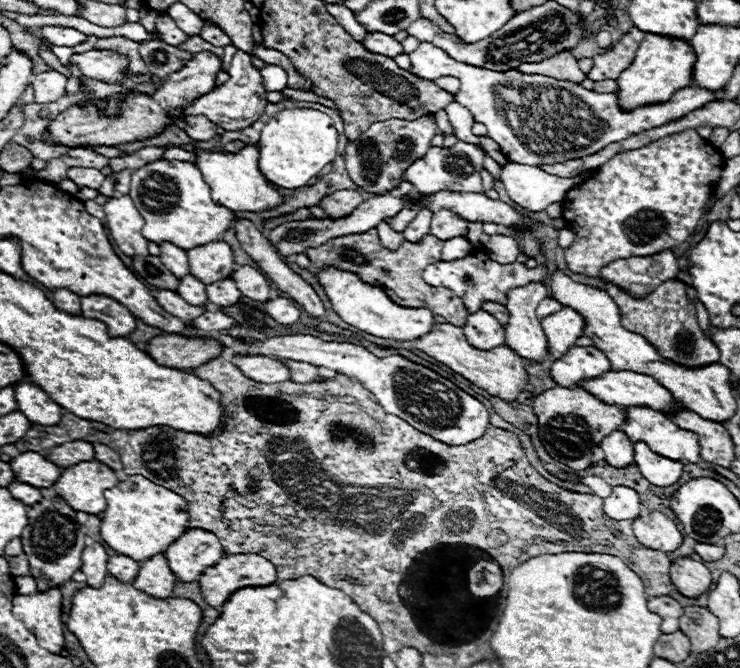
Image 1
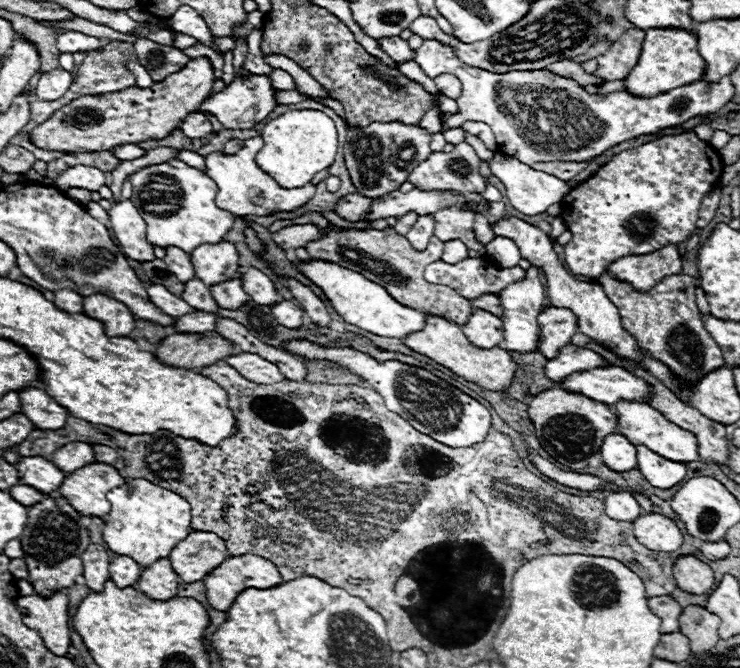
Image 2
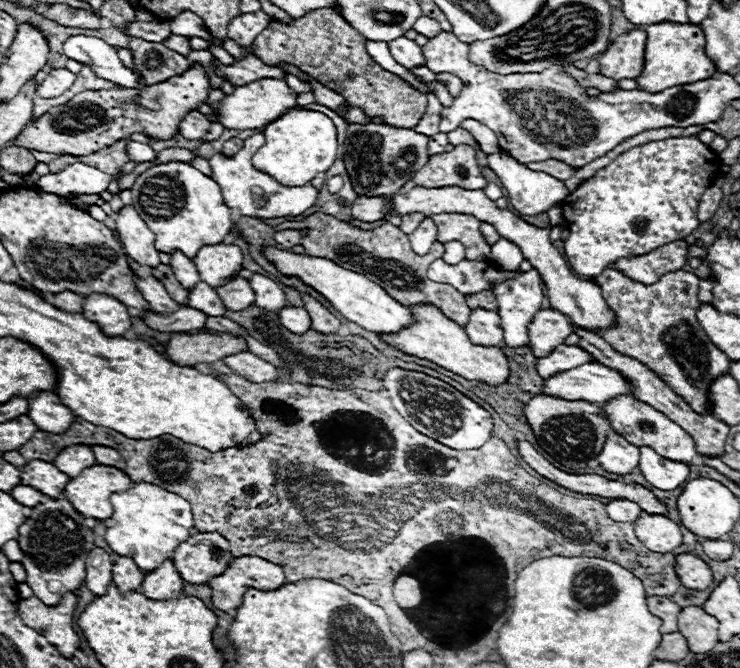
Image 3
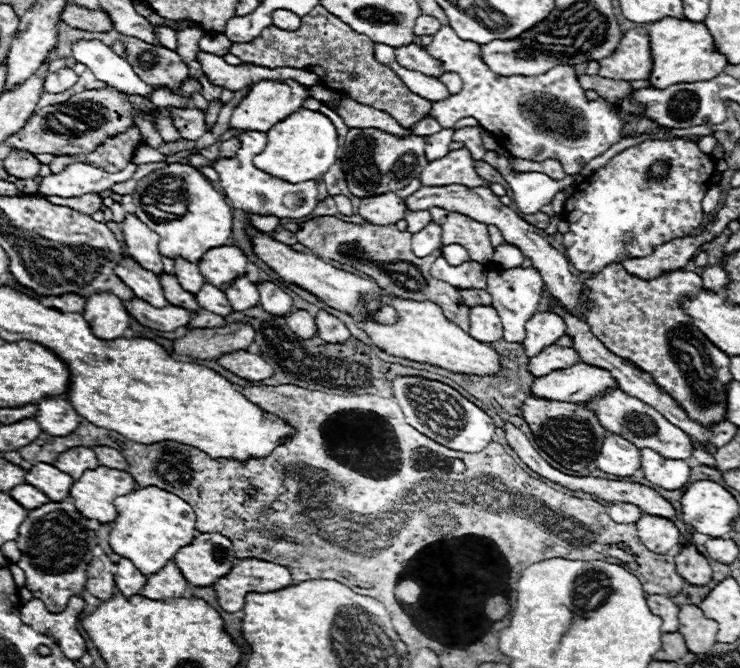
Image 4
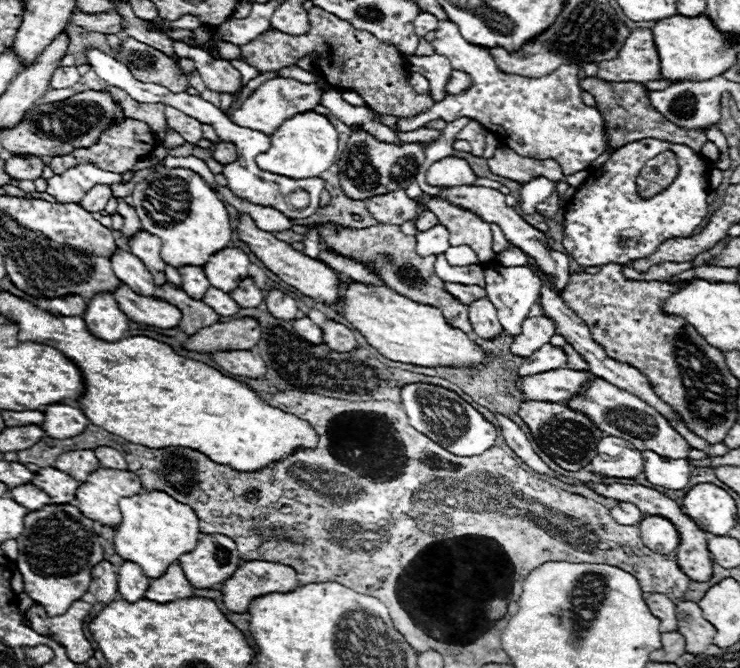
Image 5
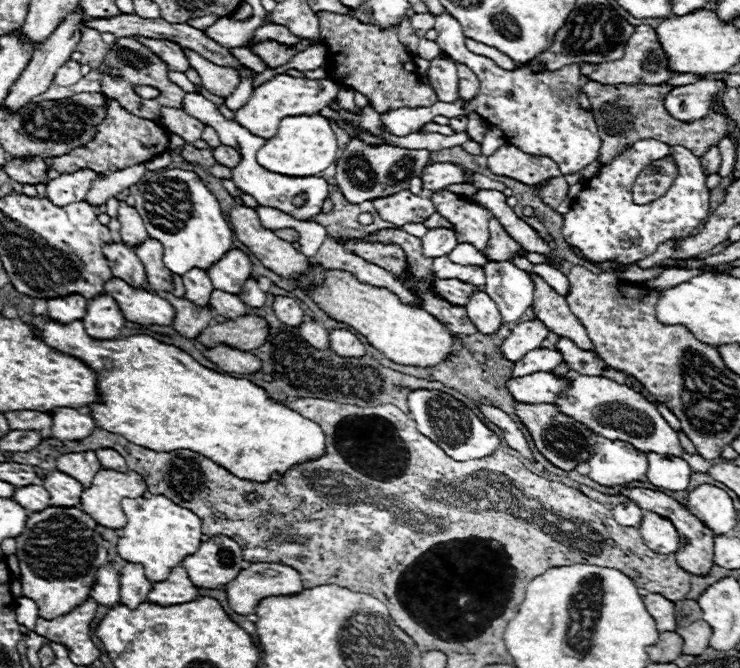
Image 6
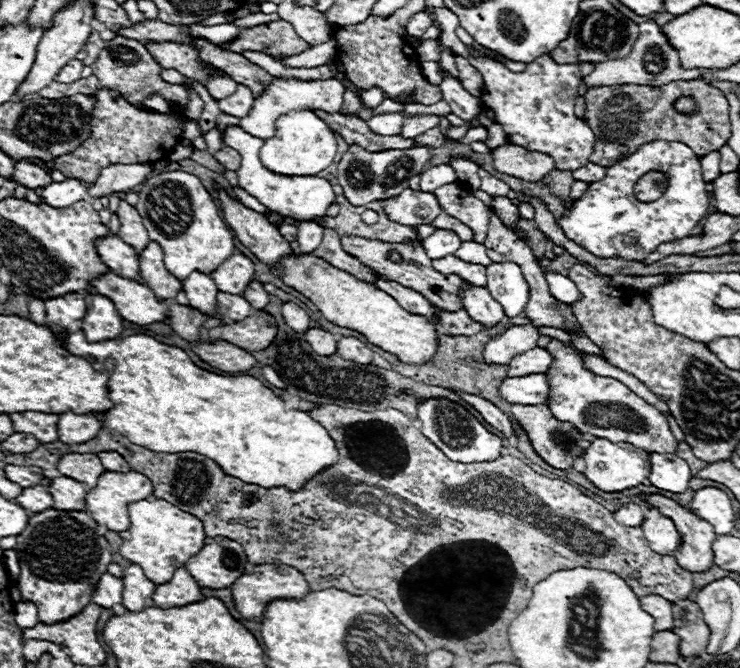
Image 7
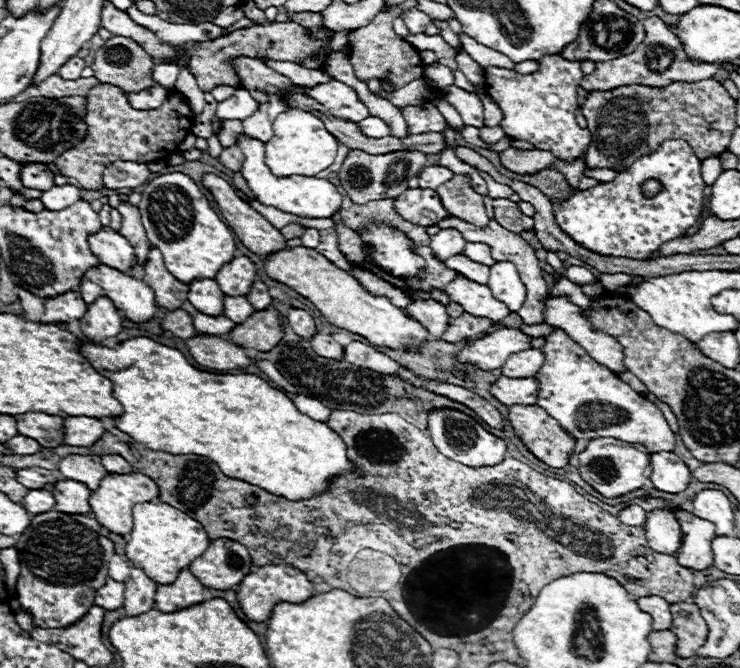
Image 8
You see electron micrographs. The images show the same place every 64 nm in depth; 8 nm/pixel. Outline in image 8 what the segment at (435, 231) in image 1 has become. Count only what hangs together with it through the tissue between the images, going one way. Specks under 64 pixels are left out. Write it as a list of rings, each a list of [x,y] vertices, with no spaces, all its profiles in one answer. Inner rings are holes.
[[[454,174],[452,180],[436,188],[436,194],[440,194],[440,202],[444,202],[448,214],[474,226],[486,226],[490,222],[482,196],[470,188],[470,180]]]

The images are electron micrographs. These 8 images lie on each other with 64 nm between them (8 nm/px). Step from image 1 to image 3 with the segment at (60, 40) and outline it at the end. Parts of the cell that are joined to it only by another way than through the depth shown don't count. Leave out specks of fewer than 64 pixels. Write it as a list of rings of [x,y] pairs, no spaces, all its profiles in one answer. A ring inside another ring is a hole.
[[[70,36],[64,42],[64,54],[72,60],[92,66],[98,76],[112,80],[124,88],[142,88],[136,76],[122,66],[116,50],[96,36]]]

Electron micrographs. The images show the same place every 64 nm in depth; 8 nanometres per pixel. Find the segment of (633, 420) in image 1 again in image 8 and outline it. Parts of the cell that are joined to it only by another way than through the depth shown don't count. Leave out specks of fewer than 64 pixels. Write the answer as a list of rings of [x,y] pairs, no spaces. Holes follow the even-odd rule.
[[[558,330],[544,338],[546,338],[546,346],[542,348],[542,352],[546,356],[546,364],[536,374],[536,378],[540,380],[540,394],[538,394],[536,404],[542,406],[544,410],[548,410],[548,414],[552,414],[552,418],[556,418],[562,428],[566,428],[574,438],[600,438],[600,436],[608,438],[610,436],[610,438],[616,438],[622,442],[642,444],[650,454],[674,450],[676,434],[668,428],[658,406],[654,406],[648,398],[640,396],[628,384],[618,380],[606,366],[592,360],[574,340],[570,340],[566,336],[564,330]]]

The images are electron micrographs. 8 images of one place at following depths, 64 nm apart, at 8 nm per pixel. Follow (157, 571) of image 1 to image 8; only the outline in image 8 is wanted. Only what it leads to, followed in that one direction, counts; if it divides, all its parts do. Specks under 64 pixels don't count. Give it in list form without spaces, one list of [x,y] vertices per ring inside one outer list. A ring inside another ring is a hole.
[[[182,570],[172,586],[158,586],[154,602],[162,612],[176,612],[204,602],[204,586],[200,586],[200,582],[196,582],[188,570]]]

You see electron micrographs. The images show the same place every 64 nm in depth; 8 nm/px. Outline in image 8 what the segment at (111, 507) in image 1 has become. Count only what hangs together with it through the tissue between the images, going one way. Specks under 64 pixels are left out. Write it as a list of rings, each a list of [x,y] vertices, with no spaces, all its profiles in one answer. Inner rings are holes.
[[[164,502],[136,504],[132,510],[132,520],[134,530],[130,532],[124,554],[134,566],[140,566],[156,584],[172,584],[178,572],[188,568],[188,564],[204,554],[210,544],[208,534],[204,532],[200,522]]]

